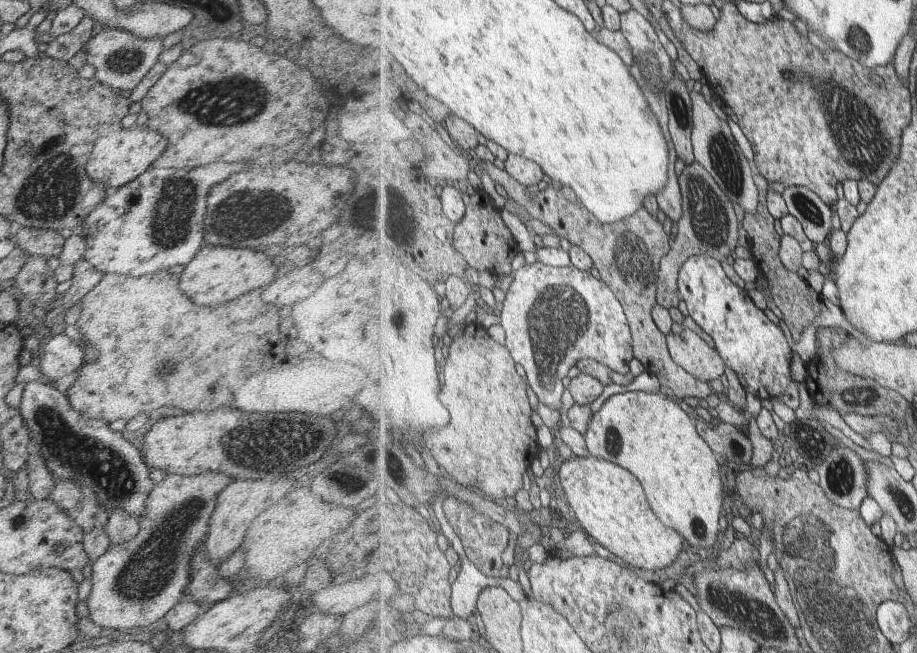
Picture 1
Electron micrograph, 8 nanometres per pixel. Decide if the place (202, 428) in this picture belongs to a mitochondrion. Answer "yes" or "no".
no

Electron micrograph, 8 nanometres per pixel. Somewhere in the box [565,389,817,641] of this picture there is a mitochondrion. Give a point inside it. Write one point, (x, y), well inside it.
(740, 612)

